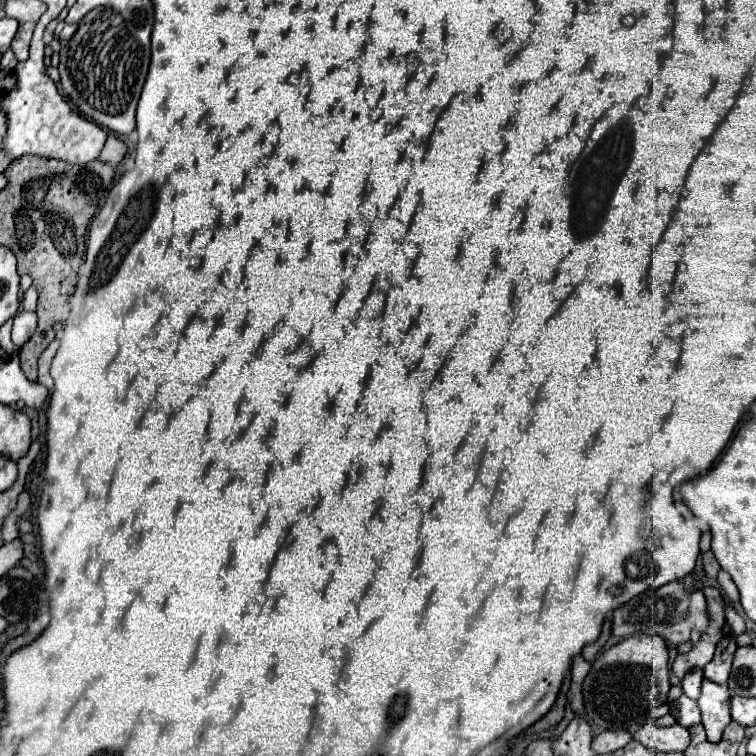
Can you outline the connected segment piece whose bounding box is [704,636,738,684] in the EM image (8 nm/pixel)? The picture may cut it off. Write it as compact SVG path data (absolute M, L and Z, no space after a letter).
M724 636L718 642L716 654L712 658L712 662L704 668L704 676L716 684L726 684L730 670L732 670L732 658L734 658L734 650L738 648L736 638L734 636Z

